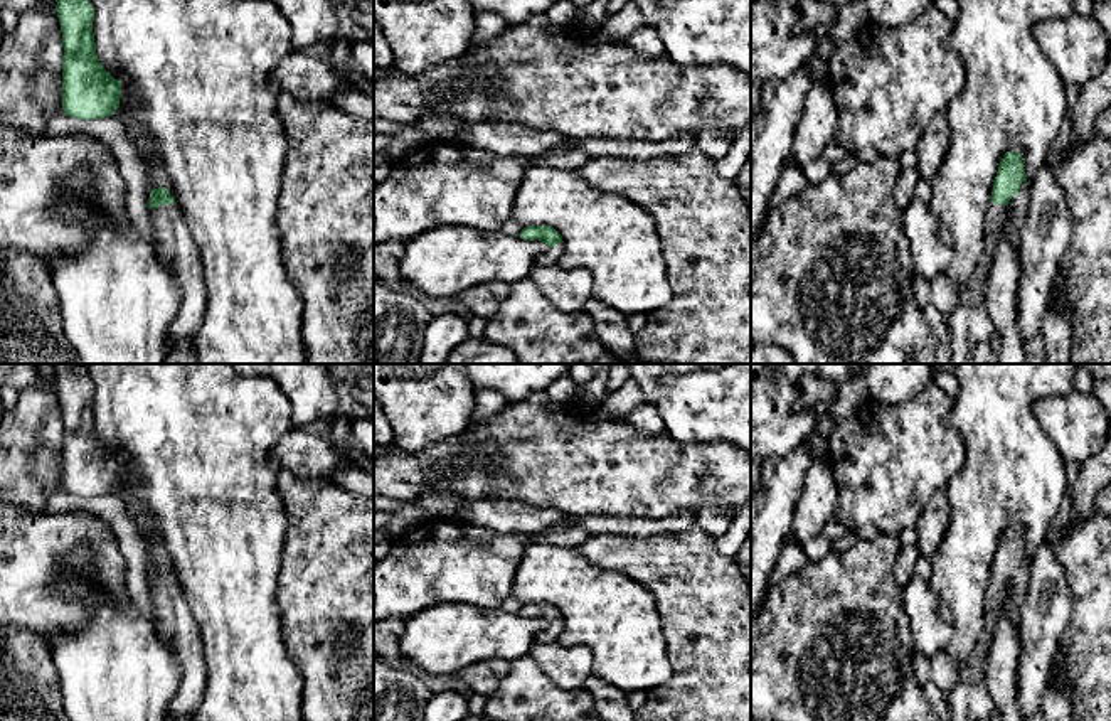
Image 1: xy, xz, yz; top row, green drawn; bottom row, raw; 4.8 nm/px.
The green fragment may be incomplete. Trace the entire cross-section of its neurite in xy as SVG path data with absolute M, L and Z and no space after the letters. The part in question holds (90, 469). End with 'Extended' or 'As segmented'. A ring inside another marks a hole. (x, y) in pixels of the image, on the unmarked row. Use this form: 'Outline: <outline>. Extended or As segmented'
Outline: M52 364L62 409L62 487L77 497L113 494L120 485L121 460L96 433L94 386L82 364Z. As segmented

